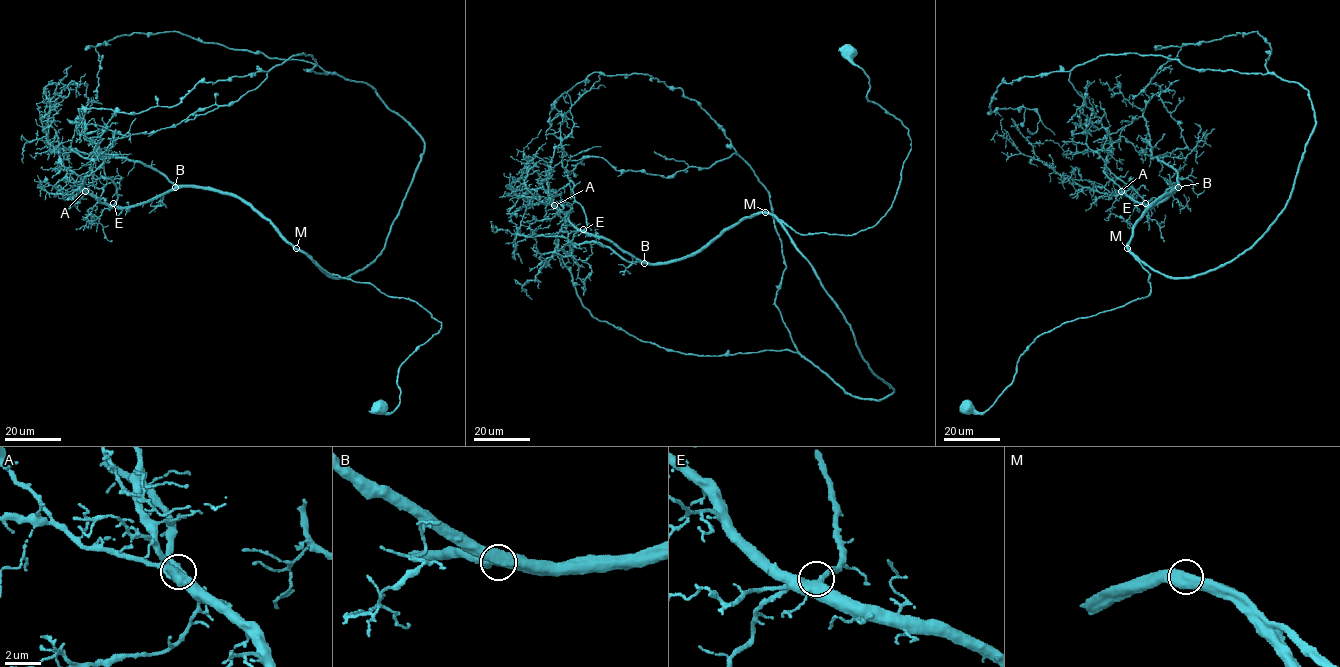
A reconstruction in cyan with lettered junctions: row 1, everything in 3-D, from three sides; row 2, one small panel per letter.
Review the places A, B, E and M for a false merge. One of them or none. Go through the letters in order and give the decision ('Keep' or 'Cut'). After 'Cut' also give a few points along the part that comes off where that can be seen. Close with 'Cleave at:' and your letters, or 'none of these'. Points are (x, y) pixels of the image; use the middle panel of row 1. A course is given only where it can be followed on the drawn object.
A: Keep
B: Keep
E: Keep
M: Keep
Cleave at: none of these

